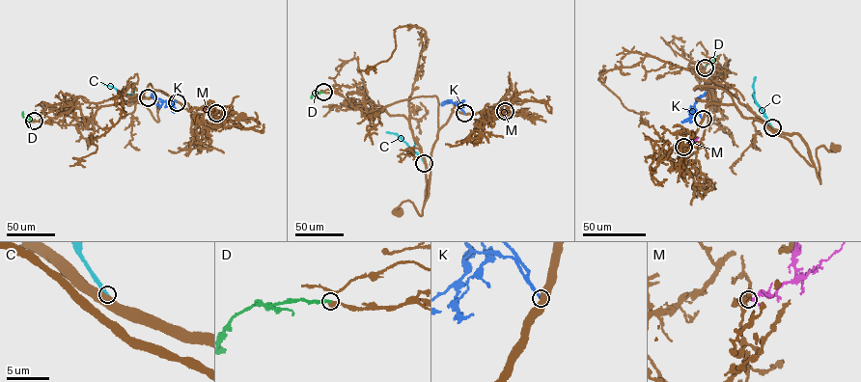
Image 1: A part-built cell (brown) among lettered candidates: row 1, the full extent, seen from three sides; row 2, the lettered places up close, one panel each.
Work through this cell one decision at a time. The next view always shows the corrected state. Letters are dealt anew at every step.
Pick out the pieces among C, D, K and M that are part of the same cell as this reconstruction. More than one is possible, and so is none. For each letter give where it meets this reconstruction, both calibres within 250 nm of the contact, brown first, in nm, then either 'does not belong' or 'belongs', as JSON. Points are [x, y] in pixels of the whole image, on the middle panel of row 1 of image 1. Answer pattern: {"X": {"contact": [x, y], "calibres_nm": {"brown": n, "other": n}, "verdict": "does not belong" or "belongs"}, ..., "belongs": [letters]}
{"C": {"contact": [424, 163], "calibres_nm": {"brown": 800, "other": 320}, "verdict": "does not belong"}, "D": {"contact": [323, 92], "calibres_nm": {"brown": 380, "other": 240}, "verdict": "belongs"}, "K": {"contact": [464, 113], "calibres_nm": {"brown": 550, "other": 240}, "verdict": "does not belong"}, "M": {"contact": [505, 111], "calibres_nm": {"brown": 440, "other": 220}, "verdict": "does not belong"}, "belongs": ["D"]}

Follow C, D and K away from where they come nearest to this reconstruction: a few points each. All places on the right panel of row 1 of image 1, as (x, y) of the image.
C: (772, 127), (755, 102), (755, 76)
D: (705, 68), (717, 56)
K: (703, 119), (693, 108), (706, 92)

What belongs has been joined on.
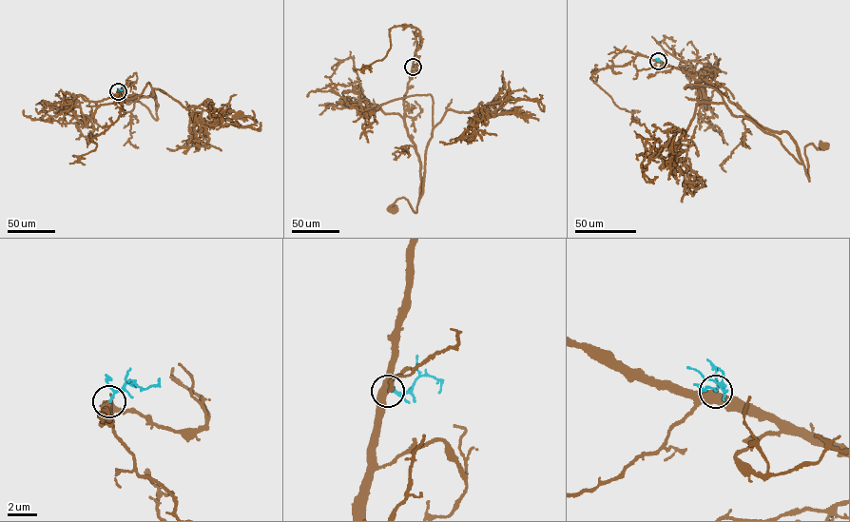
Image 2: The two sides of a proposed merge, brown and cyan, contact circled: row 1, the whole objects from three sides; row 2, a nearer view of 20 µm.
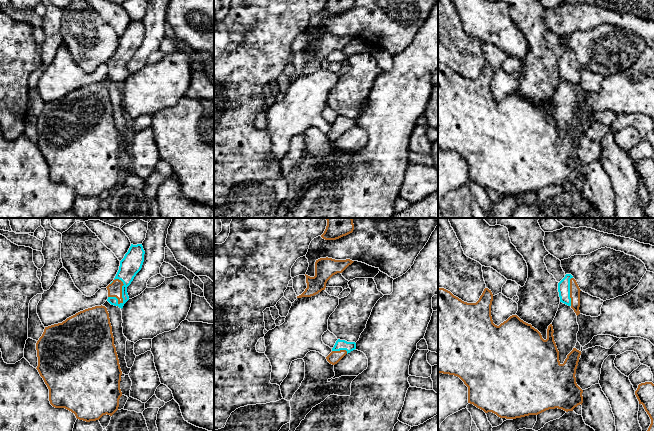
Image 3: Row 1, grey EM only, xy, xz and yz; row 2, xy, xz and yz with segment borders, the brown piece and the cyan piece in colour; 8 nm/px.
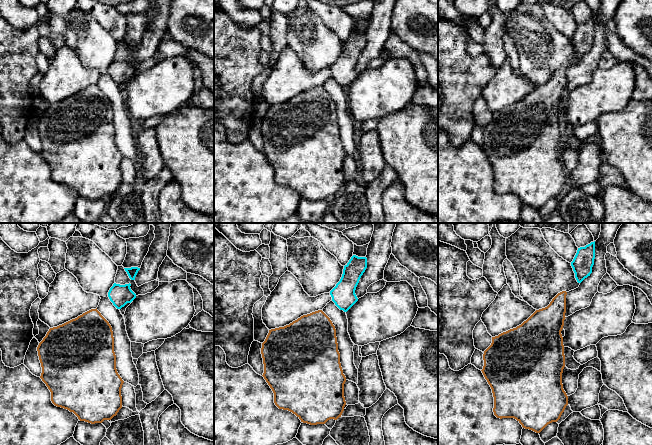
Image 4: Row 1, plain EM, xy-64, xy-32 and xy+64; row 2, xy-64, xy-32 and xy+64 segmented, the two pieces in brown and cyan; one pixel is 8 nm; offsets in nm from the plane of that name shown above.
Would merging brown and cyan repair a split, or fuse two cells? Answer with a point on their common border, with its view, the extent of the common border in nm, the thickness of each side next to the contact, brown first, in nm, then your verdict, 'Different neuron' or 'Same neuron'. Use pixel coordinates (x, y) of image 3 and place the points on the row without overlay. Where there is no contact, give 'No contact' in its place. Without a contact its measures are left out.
Touches brown at xy (121, 67). Shared border 240 nm. Thickness 110 nm (brown) against 170 nm. Same neuron

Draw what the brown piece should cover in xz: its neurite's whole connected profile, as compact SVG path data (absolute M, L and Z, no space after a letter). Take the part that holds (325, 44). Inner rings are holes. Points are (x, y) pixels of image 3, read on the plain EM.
M320 34L315 38L315 52L306 52L307 64L297 74L311 73L325 66L327 57L335 50L342 49L354 37L350 35L335 36L332 34Z

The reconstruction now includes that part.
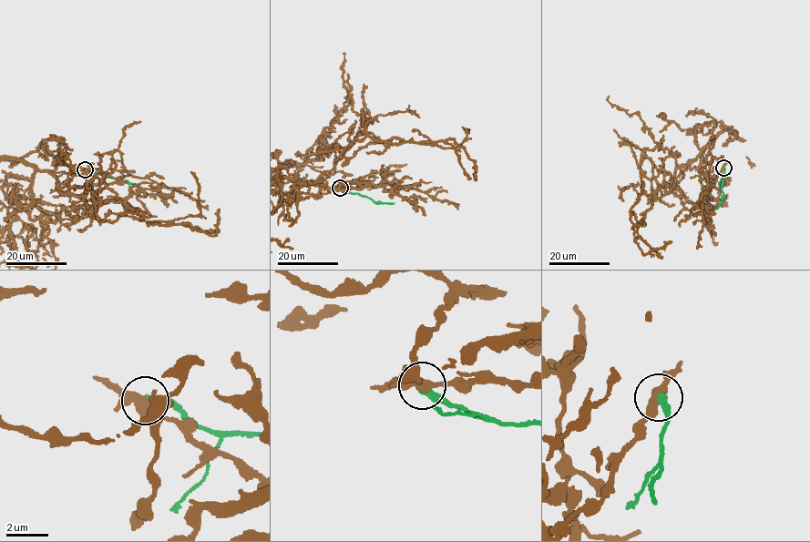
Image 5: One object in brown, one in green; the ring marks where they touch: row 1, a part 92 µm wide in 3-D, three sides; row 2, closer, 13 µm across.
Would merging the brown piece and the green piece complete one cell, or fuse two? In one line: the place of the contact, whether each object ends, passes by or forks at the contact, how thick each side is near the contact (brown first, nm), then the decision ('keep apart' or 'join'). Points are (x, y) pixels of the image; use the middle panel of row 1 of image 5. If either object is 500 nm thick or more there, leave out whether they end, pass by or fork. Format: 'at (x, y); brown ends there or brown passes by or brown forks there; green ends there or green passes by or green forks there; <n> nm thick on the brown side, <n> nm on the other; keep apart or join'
at (340, 188); brown passes by; green ends there; 440 nm thick on the brown side, 400 nm on the other; keep apart

